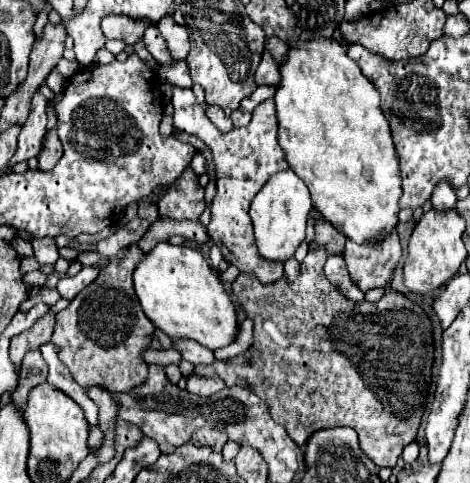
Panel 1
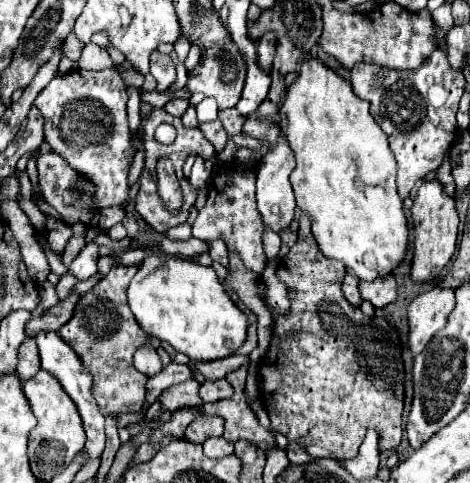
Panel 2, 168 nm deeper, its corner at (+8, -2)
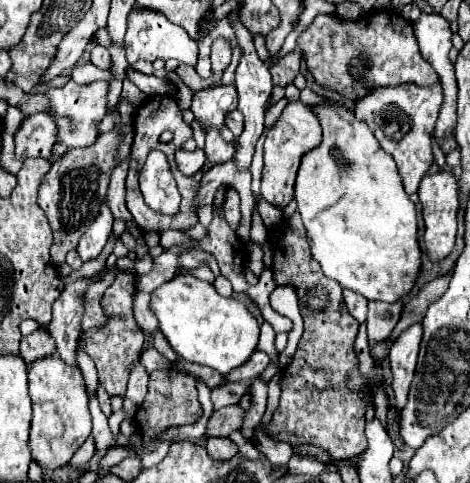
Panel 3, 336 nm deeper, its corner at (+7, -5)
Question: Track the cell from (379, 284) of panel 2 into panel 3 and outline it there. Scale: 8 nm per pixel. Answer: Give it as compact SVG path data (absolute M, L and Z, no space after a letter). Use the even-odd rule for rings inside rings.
M369 302L369 316L367 316L367 338L369 348L375 348L383 342L391 330L395 328L403 304L385 304L385 302Z

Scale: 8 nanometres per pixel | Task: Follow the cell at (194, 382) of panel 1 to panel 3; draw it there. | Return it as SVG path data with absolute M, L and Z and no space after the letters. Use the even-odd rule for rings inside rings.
M241 380L241 382L229 382L225 386L213 388L211 390L211 400L215 404L215 410L223 408L223 406L233 406L239 404L239 400L249 394L251 390L251 382L249 380Z

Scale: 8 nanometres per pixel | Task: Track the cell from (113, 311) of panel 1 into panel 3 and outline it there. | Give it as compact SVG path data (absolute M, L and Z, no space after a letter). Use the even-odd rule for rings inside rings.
M117 274L113 286L105 292L103 296L103 308L107 314L107 324L101 328L93 328L81 338L81 346L85 352L91 356L91 360L97 366L99 372L99 382L107 388L107 392L119 392L119 396L125 394L127 390L127 378L131 372L133 362L139 360L139 352L143 348L143 332L133 320L133 294L135 294L135 276L133 274Z

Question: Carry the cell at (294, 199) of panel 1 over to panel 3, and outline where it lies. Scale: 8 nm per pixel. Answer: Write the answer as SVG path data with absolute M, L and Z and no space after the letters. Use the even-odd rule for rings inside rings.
M301 100L289 102L285 106L285 110L281 112L281 116L277 118L277 122L267 132L265 144L263 144L265 166L263 166L263 178L261 178L261 194L267 202L277 204L281 208L291 202L293 184L295 184L301 156L305 152L317 148L319 144L321 144L321 126L319 126L319 118L313 112L313 108L303 104Z

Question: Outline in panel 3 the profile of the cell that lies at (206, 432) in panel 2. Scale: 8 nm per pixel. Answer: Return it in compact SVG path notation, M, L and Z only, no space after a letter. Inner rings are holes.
M227 406L221 410L215 410L209 426L207 426L207 438L209 436L229 436L229 432L239 430L243 424L243 408L241 406Z

